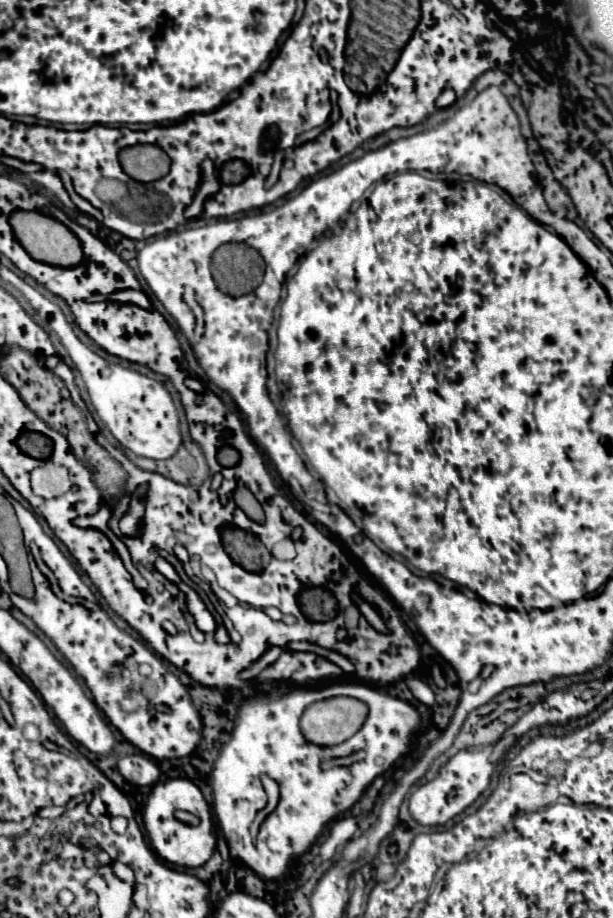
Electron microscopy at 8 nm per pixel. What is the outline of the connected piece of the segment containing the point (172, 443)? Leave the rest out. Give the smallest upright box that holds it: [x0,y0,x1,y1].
[10,274,182,460]

